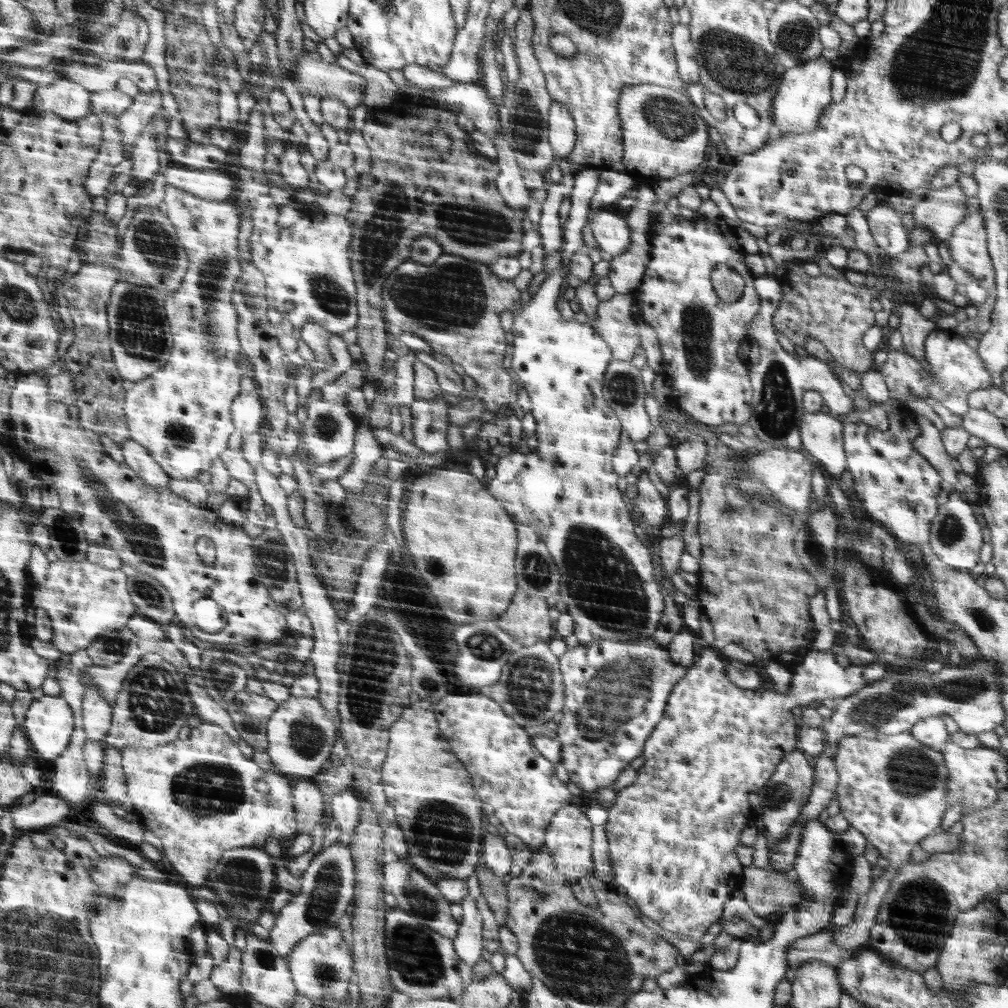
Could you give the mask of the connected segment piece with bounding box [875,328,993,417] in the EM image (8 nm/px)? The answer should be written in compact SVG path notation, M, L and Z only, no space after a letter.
M934 329L926 337L924 343L925 361L927 367L922 364L912 353L904 348L891 348L891 353L881 366L875 368L876 372L882 374L884 383L888 388L889 395L904 406L904 401L911 396L933 398L940 402L952 414L964 417L969 410L969 396L975 391L993 386L992 376L986 372L982 364L981 356L976 354L966 342L947 329Z

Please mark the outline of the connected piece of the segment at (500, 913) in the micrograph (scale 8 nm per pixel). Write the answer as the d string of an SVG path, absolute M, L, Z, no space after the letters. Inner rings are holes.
M478 864L478 870L474 872L476 878L478 878L478 884L480 885L480 892L488 904L488 907L494 913L494 918L498 921L500 927L506 927L504 920L506 920L507 914L507 888L501 877L494 876L484 866L484 864Z

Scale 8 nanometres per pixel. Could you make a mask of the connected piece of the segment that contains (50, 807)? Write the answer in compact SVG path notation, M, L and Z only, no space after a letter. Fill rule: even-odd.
M56 792L38 795L36 800L29 805L15 806L13 817L17 828L24 832L32 828L42 828L42 826L54 826L56 822L68 819L72 812L73 804L60 797Z

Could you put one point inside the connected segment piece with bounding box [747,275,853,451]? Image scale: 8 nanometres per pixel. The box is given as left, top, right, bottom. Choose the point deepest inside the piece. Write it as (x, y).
(780, 380)

